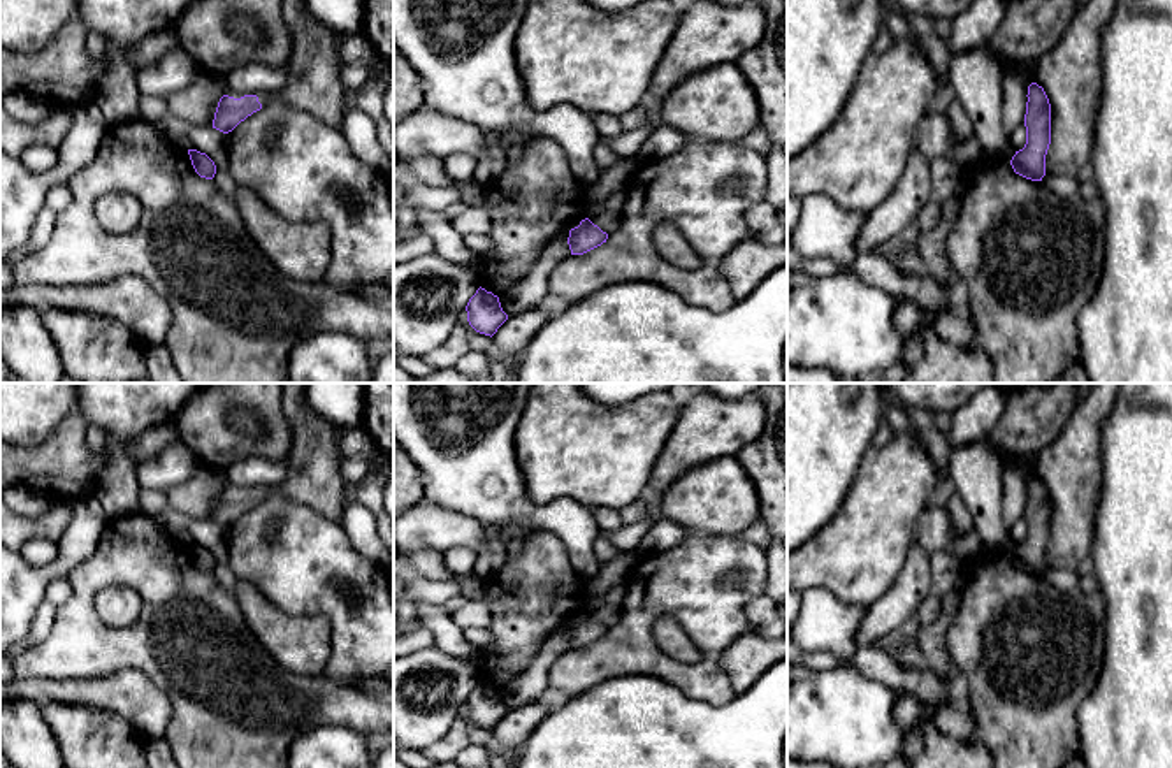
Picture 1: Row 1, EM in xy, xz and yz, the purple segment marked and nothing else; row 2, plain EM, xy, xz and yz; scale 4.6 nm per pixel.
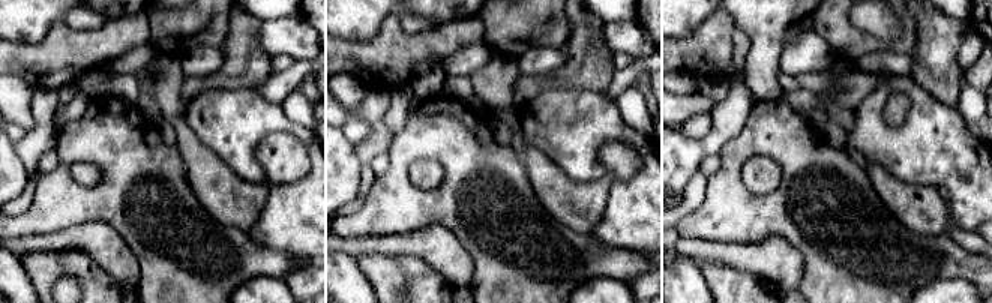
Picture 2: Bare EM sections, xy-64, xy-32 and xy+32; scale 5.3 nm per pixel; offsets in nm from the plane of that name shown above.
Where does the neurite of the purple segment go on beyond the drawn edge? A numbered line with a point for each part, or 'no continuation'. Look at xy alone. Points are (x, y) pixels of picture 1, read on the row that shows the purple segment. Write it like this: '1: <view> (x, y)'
1: xy (313, 72)

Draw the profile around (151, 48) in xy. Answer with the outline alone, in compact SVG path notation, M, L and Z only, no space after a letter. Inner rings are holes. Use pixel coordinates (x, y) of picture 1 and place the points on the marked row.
M158 30L141 42L137 42L130 51L127 51L127 58L137 67L137 70L158 62L165 53L177 49L179 39L176 30Z

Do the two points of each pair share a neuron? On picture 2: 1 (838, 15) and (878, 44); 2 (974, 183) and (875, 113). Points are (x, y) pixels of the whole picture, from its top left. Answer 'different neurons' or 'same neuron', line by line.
1: same neuron
2: same neuron

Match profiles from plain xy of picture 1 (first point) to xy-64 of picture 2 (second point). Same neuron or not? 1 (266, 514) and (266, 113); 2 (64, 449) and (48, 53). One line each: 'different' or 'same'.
1: same
2: same

